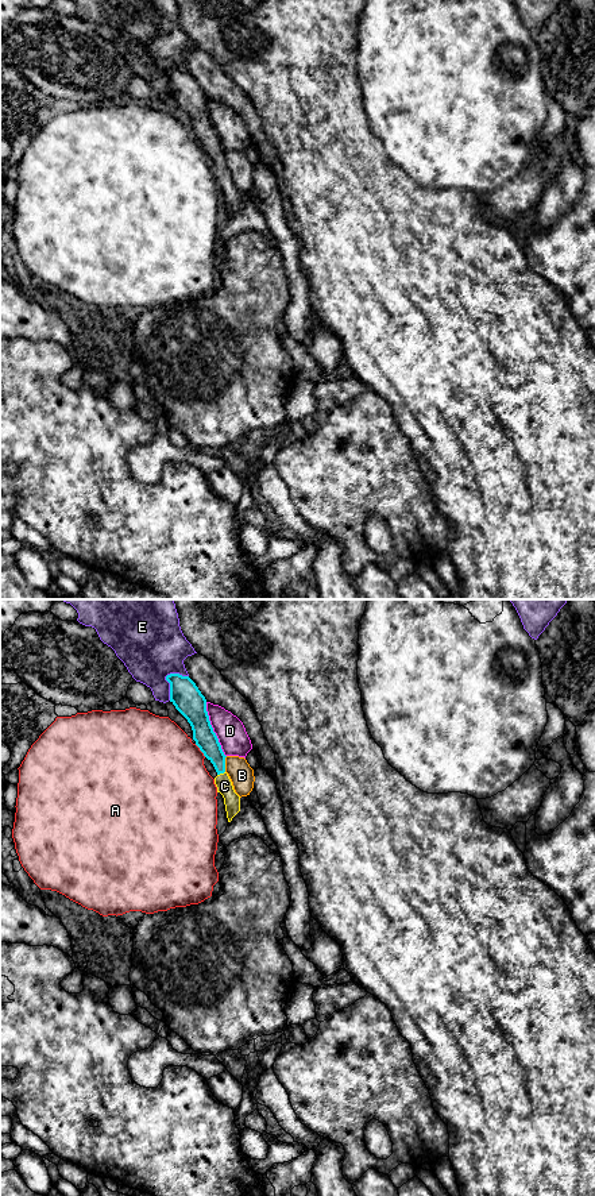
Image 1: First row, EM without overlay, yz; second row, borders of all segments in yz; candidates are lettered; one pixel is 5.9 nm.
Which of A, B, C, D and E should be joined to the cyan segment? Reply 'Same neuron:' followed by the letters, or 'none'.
Same neuron: C

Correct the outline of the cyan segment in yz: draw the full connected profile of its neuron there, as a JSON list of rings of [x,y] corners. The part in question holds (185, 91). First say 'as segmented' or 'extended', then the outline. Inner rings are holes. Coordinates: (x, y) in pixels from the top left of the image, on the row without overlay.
extended | [[[170,69],[170,97],[188,115],[193,126],[193,135],[204,151],[213,159],[217,171],[215,180],[224,193],[228,217],[240,207],[240,192],[235,188],[232,177],[225,167],[225,150],[213,127],[206,107],[206,94],[189,72]]]

